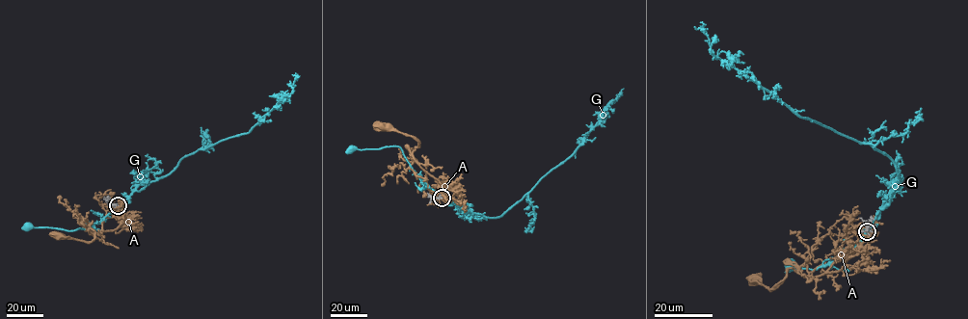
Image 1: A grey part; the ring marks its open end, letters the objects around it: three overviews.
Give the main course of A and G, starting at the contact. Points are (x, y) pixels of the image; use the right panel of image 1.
A: (867, 230), (859, 250), (837, 259), (819, 276), (806, 277), (789, 268), (786, 278), (769, 289), (754, 279)
G: (867, 230), (845, 256), (815, 269), (794, 268), (786, 272), (790, 265)

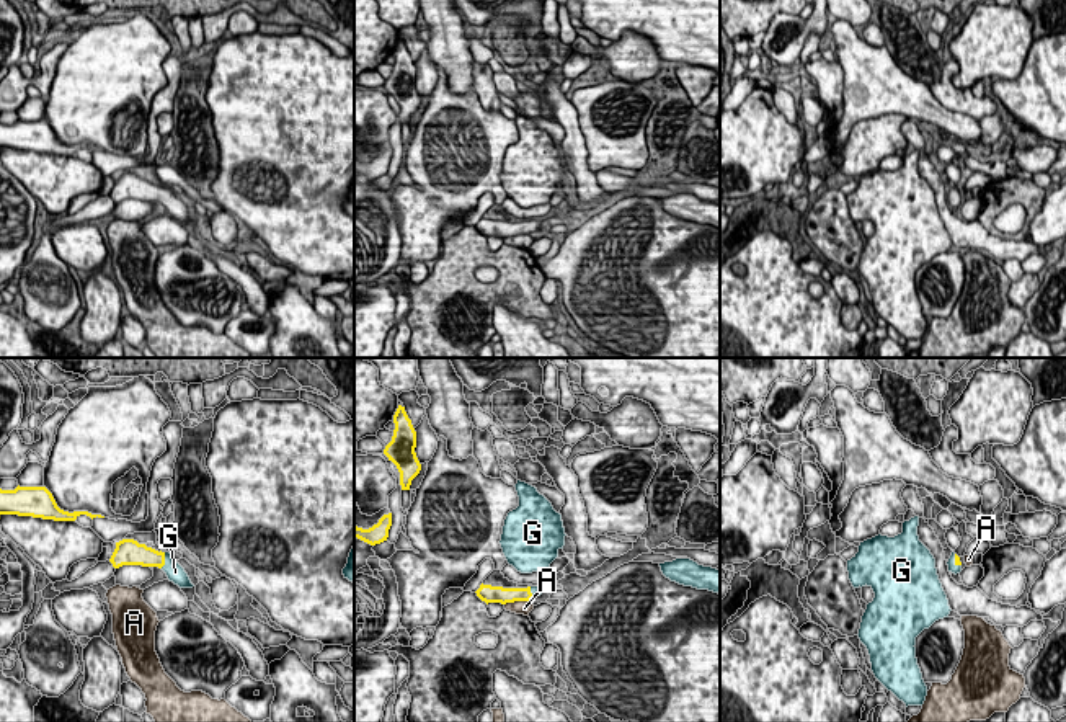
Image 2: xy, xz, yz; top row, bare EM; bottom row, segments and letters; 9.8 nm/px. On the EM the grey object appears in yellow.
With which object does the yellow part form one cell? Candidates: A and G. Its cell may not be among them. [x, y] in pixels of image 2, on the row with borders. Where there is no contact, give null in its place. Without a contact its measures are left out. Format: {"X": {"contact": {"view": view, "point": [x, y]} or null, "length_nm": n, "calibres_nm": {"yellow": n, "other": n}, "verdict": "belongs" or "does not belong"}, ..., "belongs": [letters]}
{"A": {"contact": {"view": "xz", "point": [516, 600]}, "length_nm": 240, "calibres_nm": {"yellow": 160, "other": 130}, "verdict": "does not belong"}, "G": {"contact": {"view": "xy", "point": [164, 561]}, "length_nm": 170, "calibres_nm": {"yellow": 220, "other": 180}, "verdict": "belongs"}, "belongs": ["G"]}

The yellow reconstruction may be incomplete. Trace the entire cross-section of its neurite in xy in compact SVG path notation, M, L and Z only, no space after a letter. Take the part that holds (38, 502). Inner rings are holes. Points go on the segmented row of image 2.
M46 487L0 488L0 515L33 516L54 521L75 521L80 515L104 518L88 511L64 511L57 506L52 493Z

